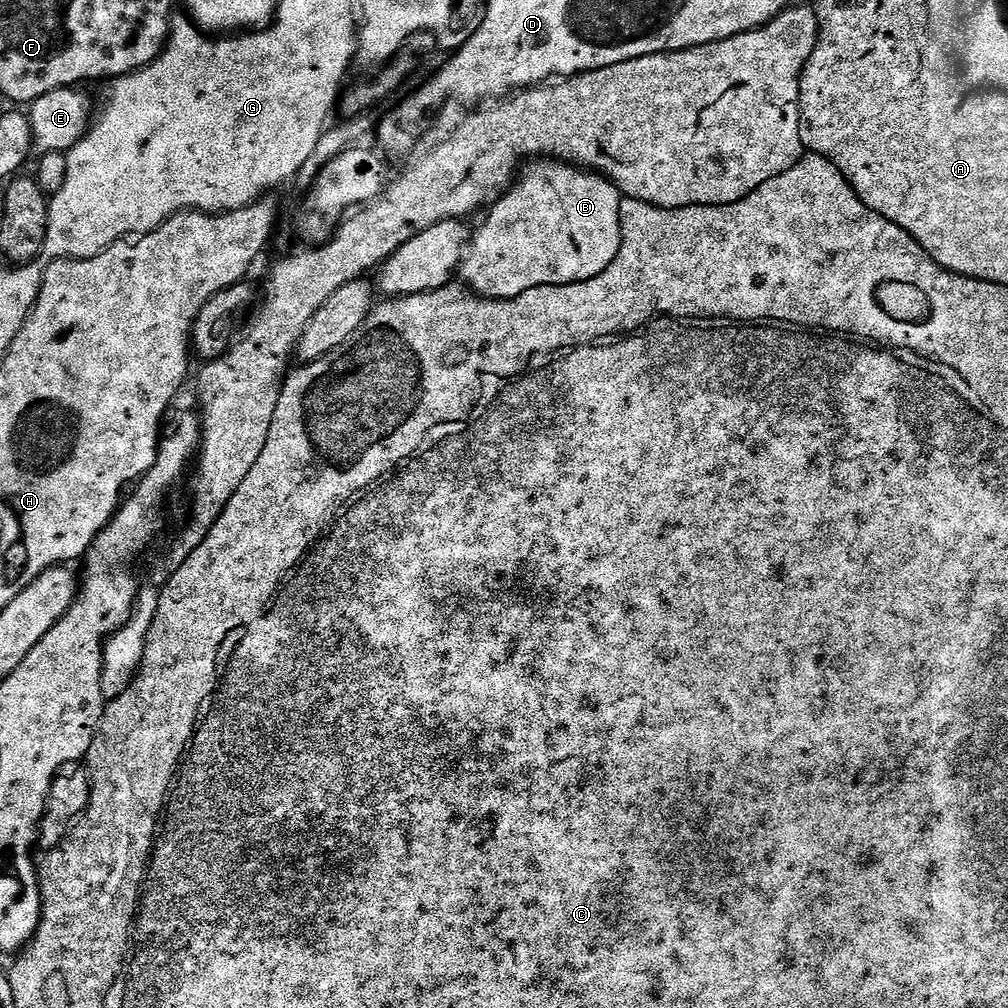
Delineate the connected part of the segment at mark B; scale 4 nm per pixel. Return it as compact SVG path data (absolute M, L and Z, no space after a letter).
M532 162L527 165L528 173L521 175L516 183L511 185L510 190L505 191L500 199L487 209L488 217L480 229L475 229L472 243L464 257L462 265L463 283L478 296L489 300L513 300L518 294L526 294L526 290L534 290L538 286L550 286L551 284L580 284L583 280L593 280L598 274L602 274L614 262L614 258L620 249L620 191L616 185L603 174L597 174L592 170L585 170L579 166L573 166L568 162Z

